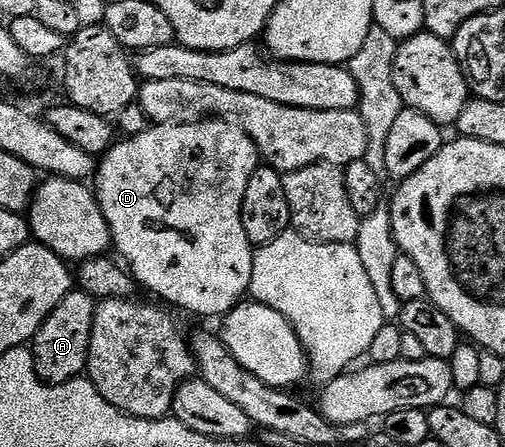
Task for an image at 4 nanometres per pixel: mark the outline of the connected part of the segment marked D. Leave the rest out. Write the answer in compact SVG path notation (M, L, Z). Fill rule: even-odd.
M210 117L200 119L197 123L184 123L183 125L163 125L158 123L149 126L146 131L138 135L131 135L114 142L113 146L100 156L97 167L97 187L95 194L97 204L103 209L103 217L107 217L109 232L113 238L112 246L122 255L124 266L131 272L134 280L139 281L149 291L158 295L158 300L166 304L174 303L193 315L218 315L224 317L246 298L251 285L251 269L253 268L254 246L247 237L247 229L243 229L243 193L247 193L247 181L251 181L251 173L255 173L259 166L259 156L255 141L245 130L237 126L236 122L228 119Z

